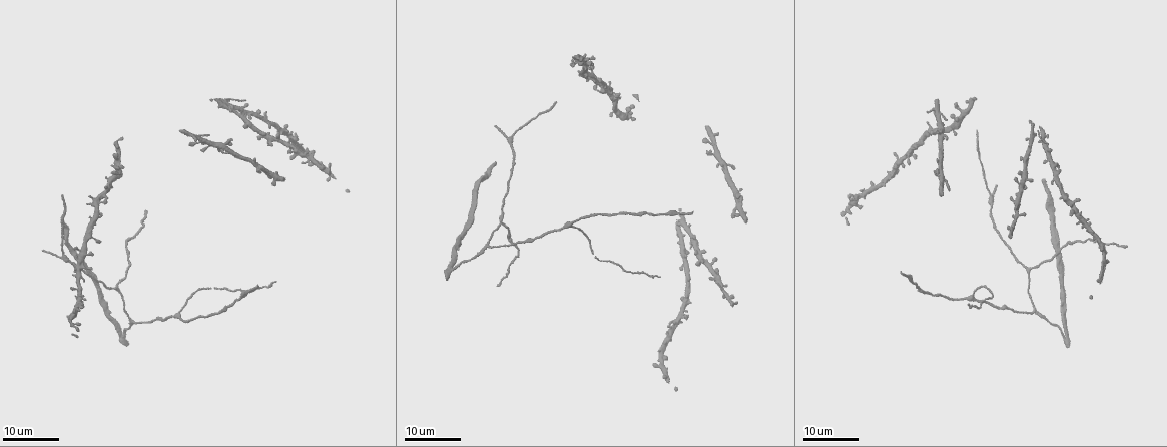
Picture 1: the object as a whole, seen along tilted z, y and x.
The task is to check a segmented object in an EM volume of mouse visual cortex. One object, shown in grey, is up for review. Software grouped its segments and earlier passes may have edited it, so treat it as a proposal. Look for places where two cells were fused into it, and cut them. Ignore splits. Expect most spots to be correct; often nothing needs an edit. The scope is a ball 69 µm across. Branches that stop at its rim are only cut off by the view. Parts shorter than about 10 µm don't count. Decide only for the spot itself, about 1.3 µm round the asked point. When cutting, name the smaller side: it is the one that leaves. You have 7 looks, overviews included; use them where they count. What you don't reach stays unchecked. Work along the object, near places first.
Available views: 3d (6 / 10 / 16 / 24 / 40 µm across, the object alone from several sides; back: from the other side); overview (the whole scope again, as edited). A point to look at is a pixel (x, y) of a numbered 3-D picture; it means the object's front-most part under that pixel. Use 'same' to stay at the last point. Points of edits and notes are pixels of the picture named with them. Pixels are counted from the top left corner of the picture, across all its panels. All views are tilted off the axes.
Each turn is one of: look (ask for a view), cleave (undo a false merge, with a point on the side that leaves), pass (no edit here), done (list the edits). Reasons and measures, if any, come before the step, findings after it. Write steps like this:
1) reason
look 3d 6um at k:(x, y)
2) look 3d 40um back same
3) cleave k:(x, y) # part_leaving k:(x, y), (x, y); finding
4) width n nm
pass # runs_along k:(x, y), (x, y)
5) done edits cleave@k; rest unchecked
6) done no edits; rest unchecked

a fork
look 3d 16um at 1:(1029, 269)

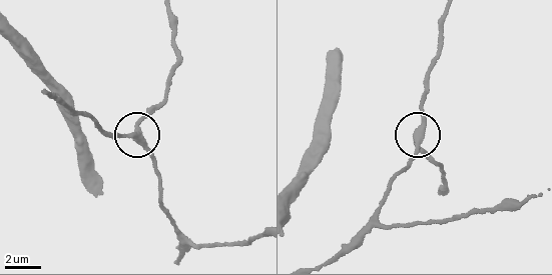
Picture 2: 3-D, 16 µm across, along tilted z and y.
closer look
look 3d 6um at 2:(415, 135)

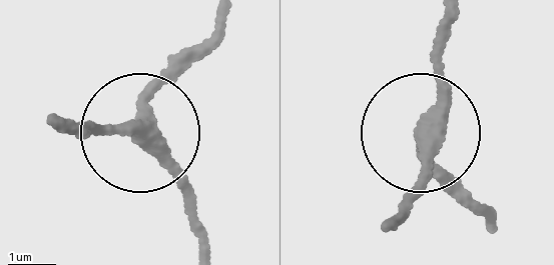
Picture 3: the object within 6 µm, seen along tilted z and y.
look 3d 6um back at 3:(423, 134)

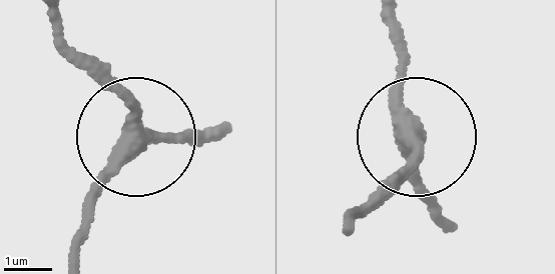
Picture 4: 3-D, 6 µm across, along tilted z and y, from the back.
width 310 nm
pass # runs_along 4:(387, 25), (414, 163), (353, 214); all the same cell

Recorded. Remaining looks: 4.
three-way junction
look 3d 24um at 1:(1032, 313)

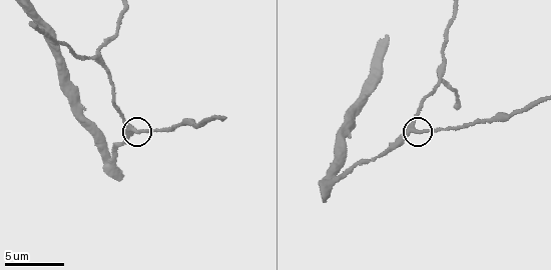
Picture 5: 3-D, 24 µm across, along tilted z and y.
look 3d 6um at 5:(132, 128)

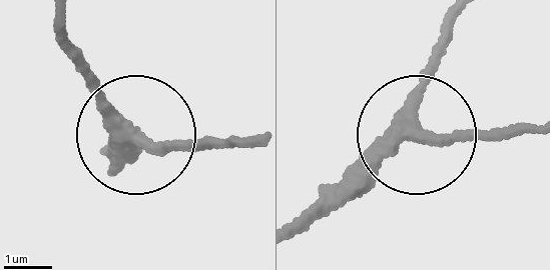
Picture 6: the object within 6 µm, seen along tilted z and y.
arms 3
pass # runs_along 6:(453, 18), (411, 136), (324, 207); one cell here

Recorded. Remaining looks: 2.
a fork
look 3d 24um at 1:(177, 314)

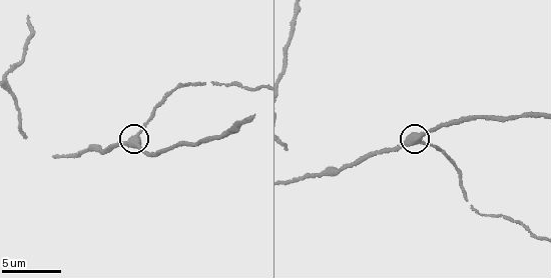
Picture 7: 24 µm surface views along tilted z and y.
closer look
look 3d 6um at 7:(418, 139)

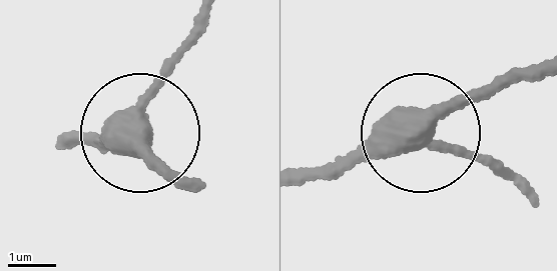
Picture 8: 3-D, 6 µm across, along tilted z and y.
width 410 nm
pass # all the same cell

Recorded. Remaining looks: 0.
done no edits; rest unchecked

